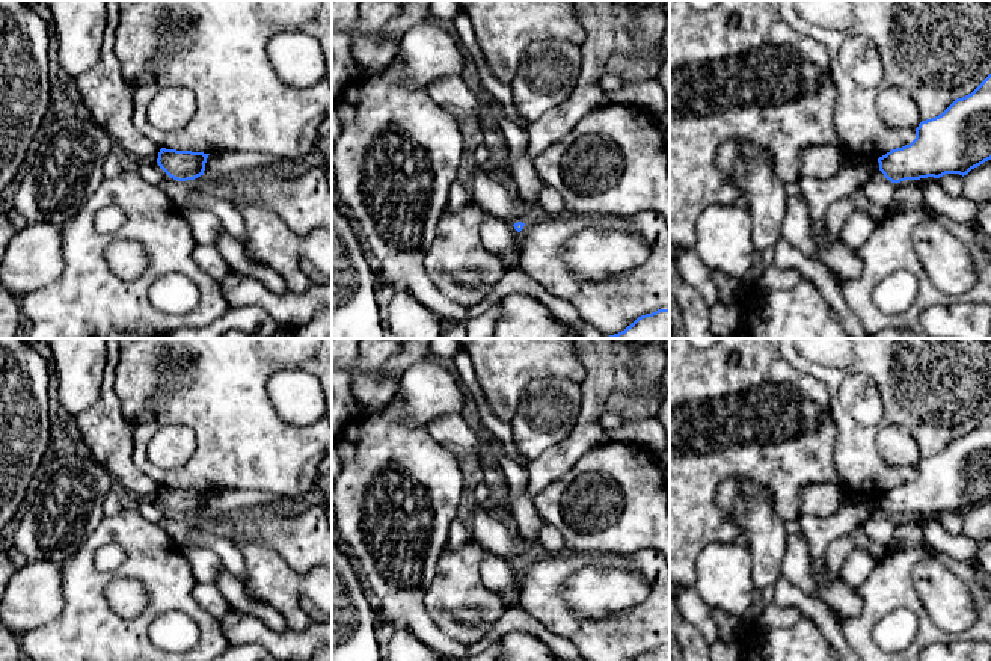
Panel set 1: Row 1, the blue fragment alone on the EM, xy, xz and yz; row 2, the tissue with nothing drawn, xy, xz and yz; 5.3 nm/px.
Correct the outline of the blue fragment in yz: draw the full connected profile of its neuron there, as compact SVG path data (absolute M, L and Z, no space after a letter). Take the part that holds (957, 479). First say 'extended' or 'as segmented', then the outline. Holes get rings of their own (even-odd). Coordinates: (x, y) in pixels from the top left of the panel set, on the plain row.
as segmented; M991 412L941 453L922 459L916 477L878 497L891 521L967 513L991 498Z

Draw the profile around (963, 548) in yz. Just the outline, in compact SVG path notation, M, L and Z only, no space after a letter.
M932 521L920 525L926 542L935 549L941 551L959 561L970 561L979 569L979 581L991 592L991 573L988 573L979 563L977 542L965 534L953 536L944 530L940 521Z

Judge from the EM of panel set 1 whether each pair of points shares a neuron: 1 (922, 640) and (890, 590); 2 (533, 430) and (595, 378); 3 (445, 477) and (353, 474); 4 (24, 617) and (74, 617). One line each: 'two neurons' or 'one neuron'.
1: one neuron
2: two neurons
3: one neuron
4: two neurons

